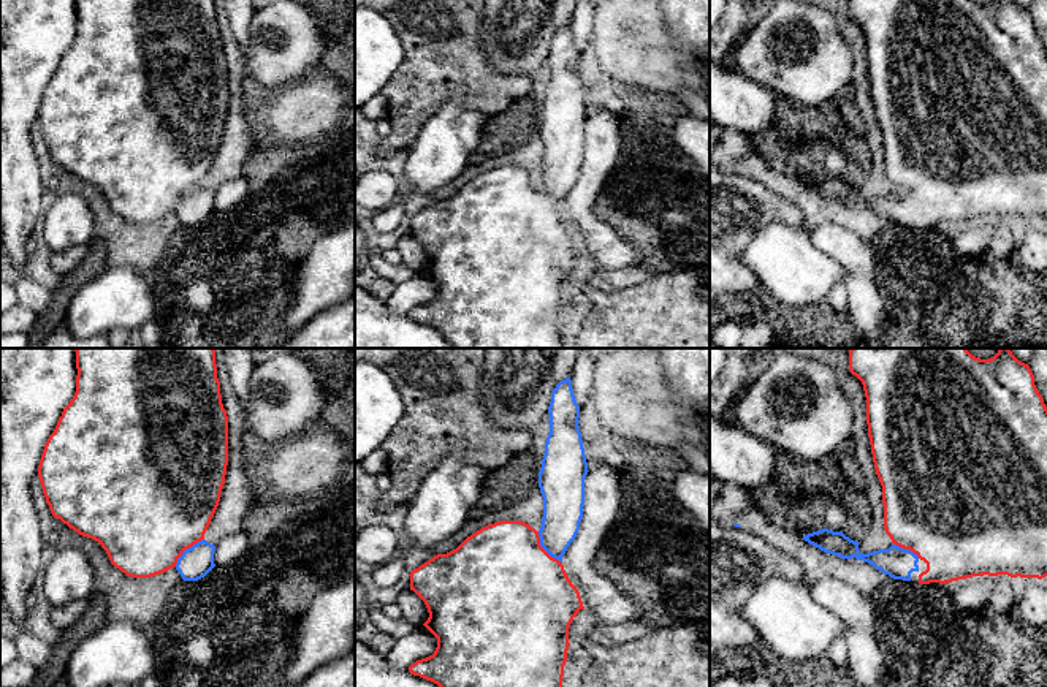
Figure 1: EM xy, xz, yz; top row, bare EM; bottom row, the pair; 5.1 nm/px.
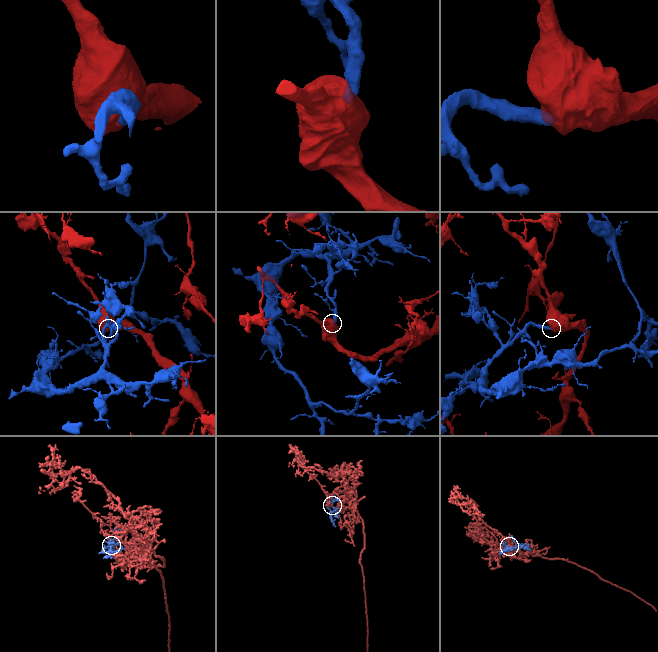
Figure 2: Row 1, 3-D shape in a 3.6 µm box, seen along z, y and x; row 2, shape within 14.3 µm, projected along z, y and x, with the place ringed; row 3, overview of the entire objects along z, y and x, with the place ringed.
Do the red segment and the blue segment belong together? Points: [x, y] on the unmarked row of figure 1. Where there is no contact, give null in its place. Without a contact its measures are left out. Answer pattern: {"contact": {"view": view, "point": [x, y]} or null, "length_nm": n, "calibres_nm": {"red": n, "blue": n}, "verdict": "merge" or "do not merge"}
{"contact": {"view": "xy", "point": [186, 193]}, "length_nm": 200, "calibres_nm": {"red": 500, "blue": 160}, "verdict": "merge"}

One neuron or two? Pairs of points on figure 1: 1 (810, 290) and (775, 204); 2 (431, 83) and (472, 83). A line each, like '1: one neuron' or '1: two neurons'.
1: two neurons
2: one neuron

